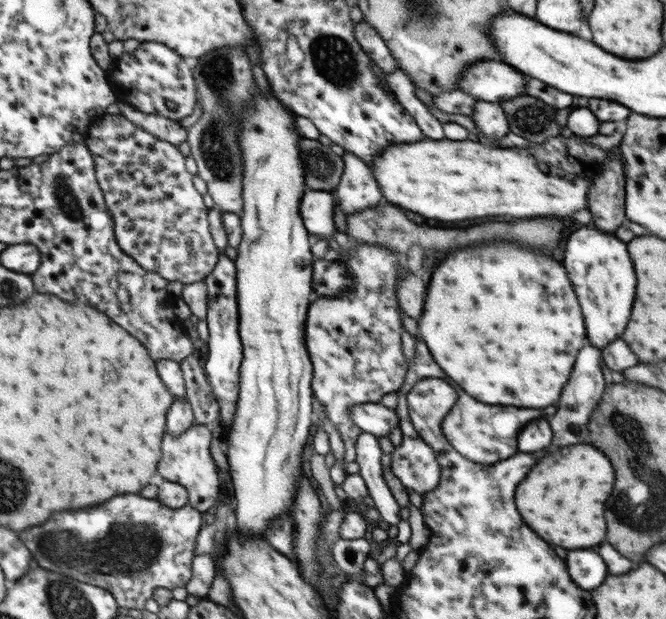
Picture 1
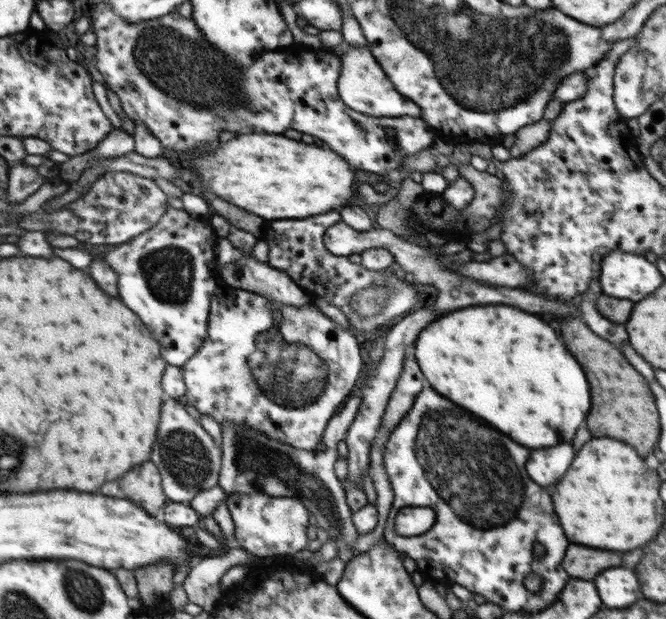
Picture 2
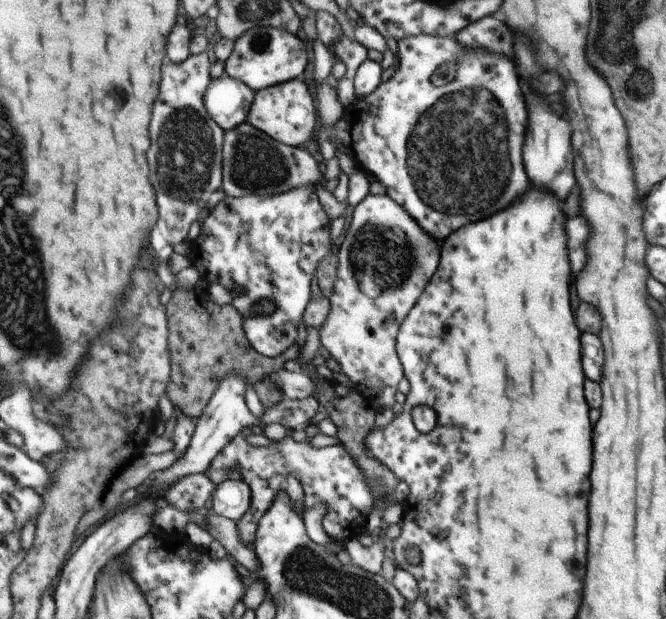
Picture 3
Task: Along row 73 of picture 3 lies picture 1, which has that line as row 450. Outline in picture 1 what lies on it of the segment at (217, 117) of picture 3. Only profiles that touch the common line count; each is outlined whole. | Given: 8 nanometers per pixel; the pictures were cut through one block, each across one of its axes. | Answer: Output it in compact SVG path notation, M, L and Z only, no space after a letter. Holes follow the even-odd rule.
M220 251L220 256L214 270L204 279L208 288L208 310L207 322L209 328L208 358L204 364L205 374L213 391L218 405L220 405L219 418L216 422L220 424L222 432L220 435L220 447L226 454L228 449L228 437L236 413L238 404L238 393L240 392L239 376L243 359L243 344L239 335L239 310L237 303L237 268L234 261Z

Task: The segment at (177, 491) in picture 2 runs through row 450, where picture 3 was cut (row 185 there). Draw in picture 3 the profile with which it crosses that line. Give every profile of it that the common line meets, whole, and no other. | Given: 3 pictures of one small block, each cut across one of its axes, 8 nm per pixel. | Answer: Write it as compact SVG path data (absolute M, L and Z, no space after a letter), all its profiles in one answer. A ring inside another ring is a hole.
M207 51L197 55L190 54L181 63L168 62L168 64L164 64L164 88L160 88L160 100L156 100L156 116L152 116L152 152L148 152L148 164L152 164L152 184L156 184L156 192L160 192L160 228L158 228L158 232L171 244L185 242L190 226L200 218L200 212L207 206L207 202L210 200L210 194L222 186L223 142L225 132L208 114L203 101L205 90L213 79L210 77L210 66L210 58L208 57Z

